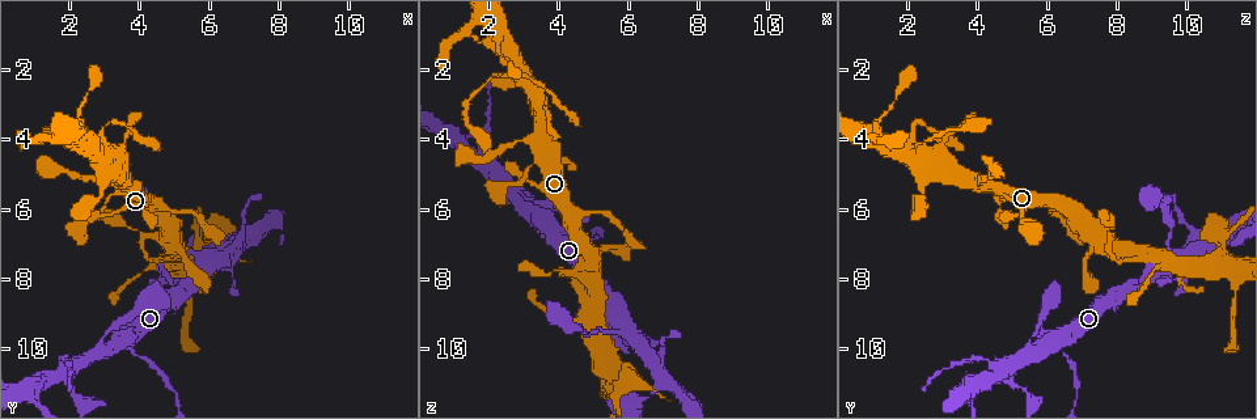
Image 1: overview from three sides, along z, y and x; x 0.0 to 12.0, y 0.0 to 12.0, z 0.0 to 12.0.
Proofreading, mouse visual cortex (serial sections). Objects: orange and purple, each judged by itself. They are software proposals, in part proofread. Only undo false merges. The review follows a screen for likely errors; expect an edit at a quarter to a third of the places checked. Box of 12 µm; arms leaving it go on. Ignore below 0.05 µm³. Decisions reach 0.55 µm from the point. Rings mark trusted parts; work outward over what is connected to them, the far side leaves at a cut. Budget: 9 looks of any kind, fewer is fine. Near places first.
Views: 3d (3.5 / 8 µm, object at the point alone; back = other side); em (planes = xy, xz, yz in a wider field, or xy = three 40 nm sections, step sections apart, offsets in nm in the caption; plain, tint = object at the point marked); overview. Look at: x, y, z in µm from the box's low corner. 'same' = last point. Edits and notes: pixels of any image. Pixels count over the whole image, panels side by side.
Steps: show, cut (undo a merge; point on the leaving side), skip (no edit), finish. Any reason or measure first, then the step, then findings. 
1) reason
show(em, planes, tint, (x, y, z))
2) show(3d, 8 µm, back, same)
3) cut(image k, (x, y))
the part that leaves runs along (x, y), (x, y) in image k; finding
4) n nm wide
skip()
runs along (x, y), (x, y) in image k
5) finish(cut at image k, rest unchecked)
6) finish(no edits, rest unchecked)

calibre changes
show(3d, 3.5 µm, (3.8, 6.6, 7.8))

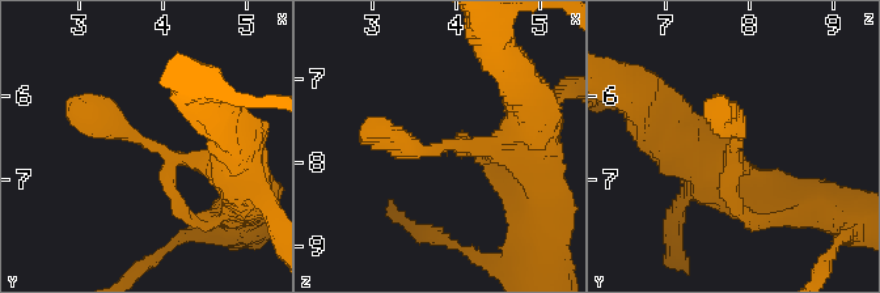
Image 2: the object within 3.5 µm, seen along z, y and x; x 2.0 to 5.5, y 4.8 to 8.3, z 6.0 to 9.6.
show(em, xy, step 1, tint, (3.85, 6.60, 7.80))

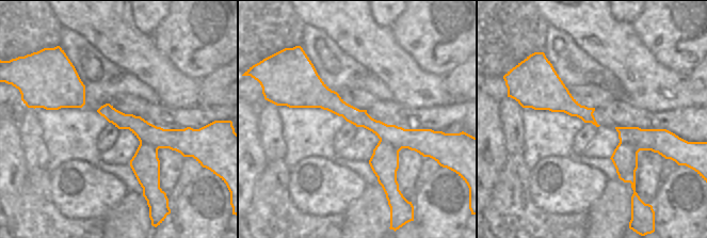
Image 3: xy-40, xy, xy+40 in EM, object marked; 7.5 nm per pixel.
150 nm wide
skip()
runs along (289, 101), (427, 133) in image 3; continuous, no second cell

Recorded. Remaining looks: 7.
thin arm on a thick one
show(3d, 3.5 µm, (2.6, 4.3, 2.1))

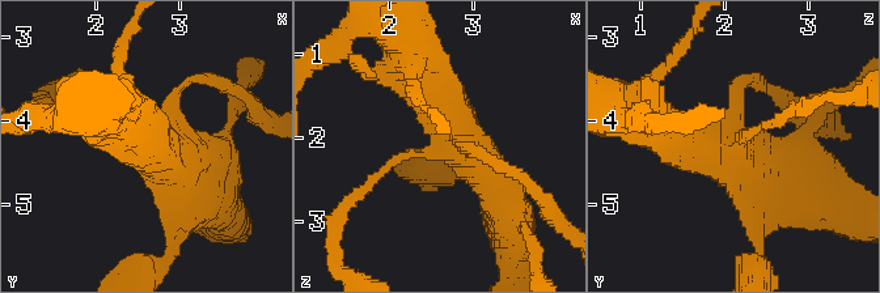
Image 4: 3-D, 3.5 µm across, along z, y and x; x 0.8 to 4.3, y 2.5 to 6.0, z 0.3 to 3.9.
show(em, xy, step 3, plain, (2.55, 4.35, 2.15))

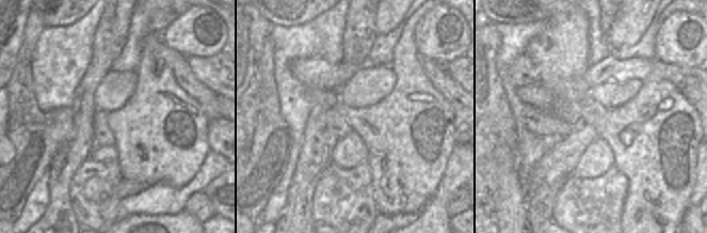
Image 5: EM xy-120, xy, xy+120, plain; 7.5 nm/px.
where the object lies
show(em, xy, step 3, tint, same)

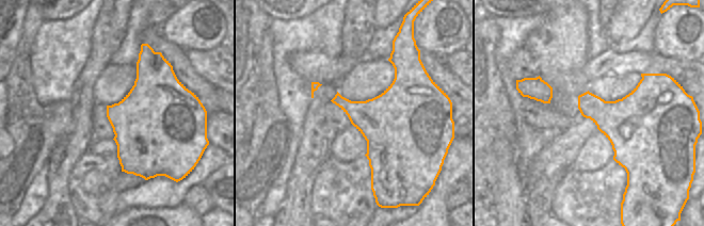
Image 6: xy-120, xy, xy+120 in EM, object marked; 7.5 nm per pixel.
arms of 100, 150, 500, 600 nm
skip()
runs along (502, 199), (421, 69) in image 4; all the same cell

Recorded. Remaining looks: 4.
sudden change in width
show(3d, 3.5 µm, (3.6, 9.5, 6.0))

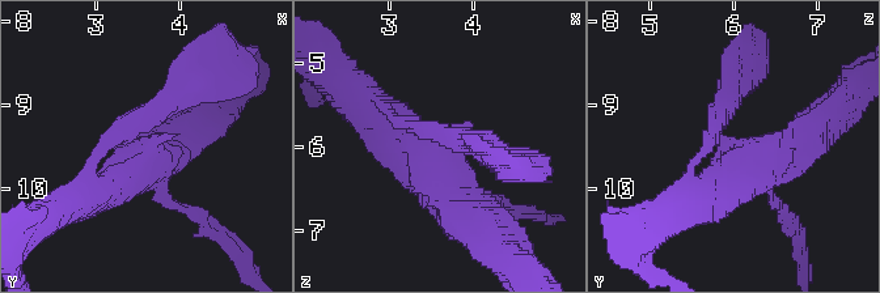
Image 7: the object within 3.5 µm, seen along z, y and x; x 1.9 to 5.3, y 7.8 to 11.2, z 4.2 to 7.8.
need the tissue
show(em, planes, tint, (3.60, 9.60, 6.00))

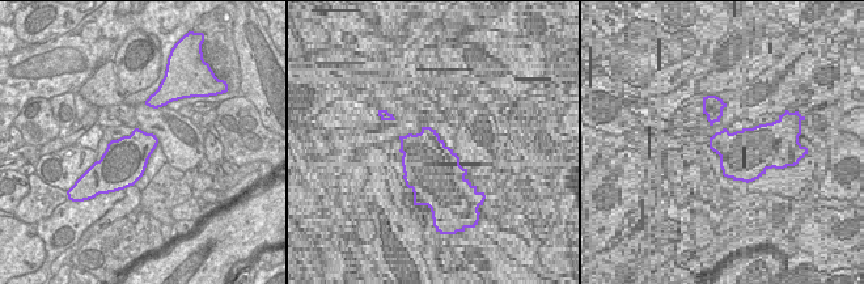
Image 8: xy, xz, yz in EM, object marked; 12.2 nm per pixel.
another direction
show(em, xy, step 5, tint, same)

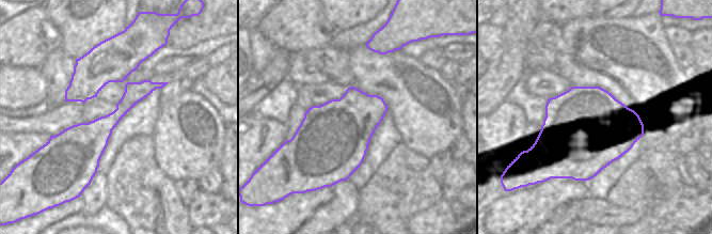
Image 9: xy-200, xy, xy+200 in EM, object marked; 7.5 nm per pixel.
skip()
runs along (119, 50), (128, 100), (90, 141), (90, 175) in image 9; one cell here

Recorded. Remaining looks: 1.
finish(no edits, rest unchecked)

